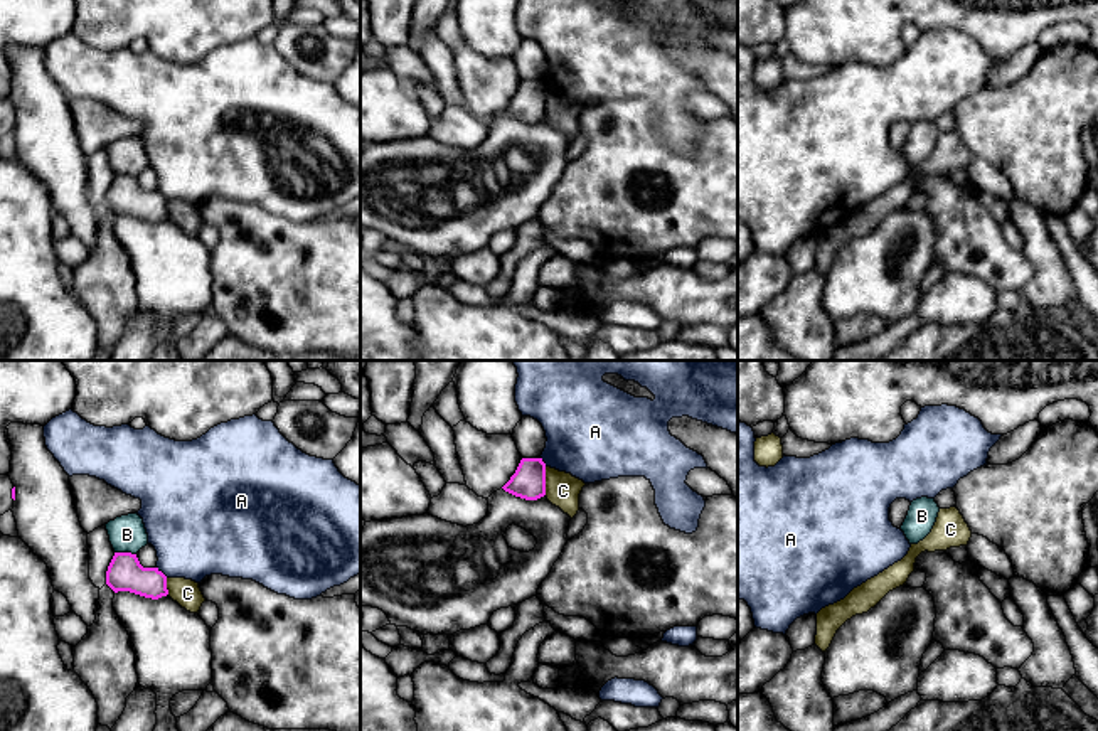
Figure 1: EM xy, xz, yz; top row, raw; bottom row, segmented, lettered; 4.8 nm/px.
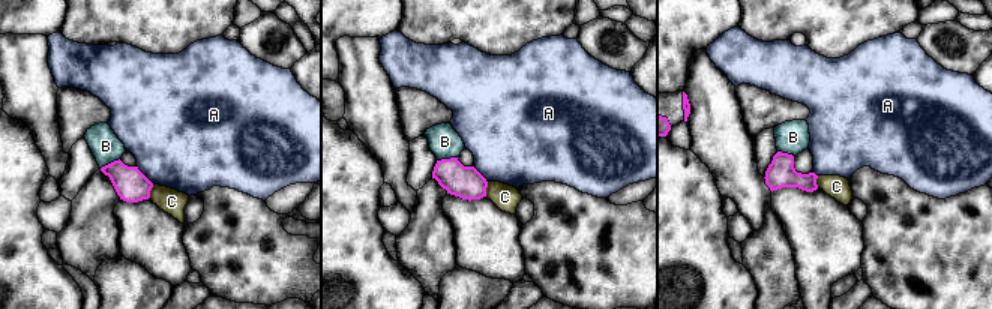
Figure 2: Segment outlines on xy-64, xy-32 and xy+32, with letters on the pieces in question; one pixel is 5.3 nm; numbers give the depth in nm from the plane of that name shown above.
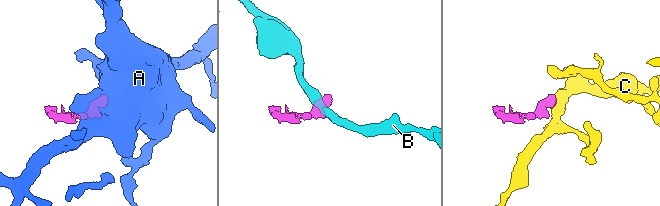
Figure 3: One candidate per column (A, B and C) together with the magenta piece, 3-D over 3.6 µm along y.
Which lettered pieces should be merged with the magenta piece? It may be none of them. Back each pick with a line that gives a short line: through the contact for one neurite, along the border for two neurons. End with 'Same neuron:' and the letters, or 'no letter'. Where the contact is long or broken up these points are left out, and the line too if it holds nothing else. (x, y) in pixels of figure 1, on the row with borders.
Same neuron: no letter

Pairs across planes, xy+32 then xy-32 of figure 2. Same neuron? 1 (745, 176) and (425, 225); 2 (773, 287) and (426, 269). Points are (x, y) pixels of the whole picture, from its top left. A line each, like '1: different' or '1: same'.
1: different
2: same

